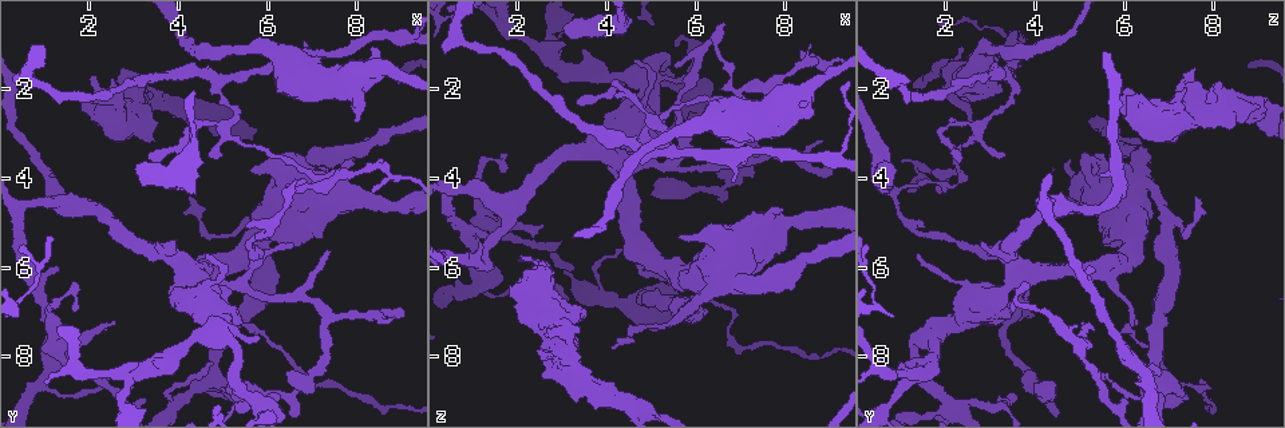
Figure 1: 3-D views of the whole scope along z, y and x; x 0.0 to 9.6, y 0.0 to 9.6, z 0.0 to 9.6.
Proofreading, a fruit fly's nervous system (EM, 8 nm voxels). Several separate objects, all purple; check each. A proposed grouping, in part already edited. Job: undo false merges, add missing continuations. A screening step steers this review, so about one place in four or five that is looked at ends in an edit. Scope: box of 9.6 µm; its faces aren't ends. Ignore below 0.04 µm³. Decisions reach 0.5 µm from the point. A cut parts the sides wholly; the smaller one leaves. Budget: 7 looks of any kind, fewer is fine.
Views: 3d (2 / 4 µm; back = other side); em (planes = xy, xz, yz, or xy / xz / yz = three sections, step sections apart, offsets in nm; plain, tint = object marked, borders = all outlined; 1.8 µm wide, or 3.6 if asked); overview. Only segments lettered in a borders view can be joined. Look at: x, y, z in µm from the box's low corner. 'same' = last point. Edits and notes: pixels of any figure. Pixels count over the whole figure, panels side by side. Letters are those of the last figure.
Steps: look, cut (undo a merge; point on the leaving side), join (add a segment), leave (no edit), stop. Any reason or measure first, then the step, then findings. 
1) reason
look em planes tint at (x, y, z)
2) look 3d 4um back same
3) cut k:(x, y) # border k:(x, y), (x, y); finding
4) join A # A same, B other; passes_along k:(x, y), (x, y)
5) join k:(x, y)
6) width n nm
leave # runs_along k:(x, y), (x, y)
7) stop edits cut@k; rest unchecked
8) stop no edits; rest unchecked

look em planes tint at (4.05, 4.70, 7.70)

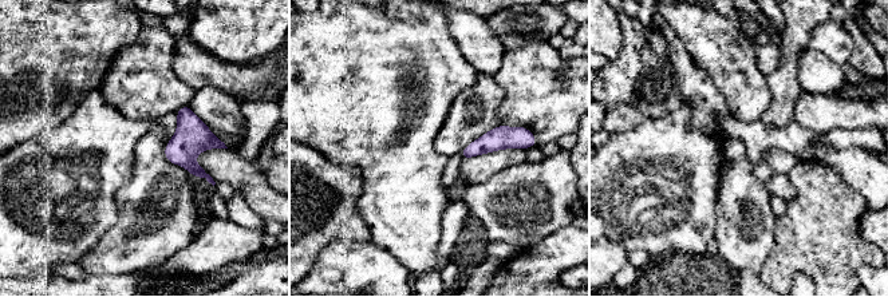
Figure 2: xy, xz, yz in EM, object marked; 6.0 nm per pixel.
see the neighbours
look em planes borders same

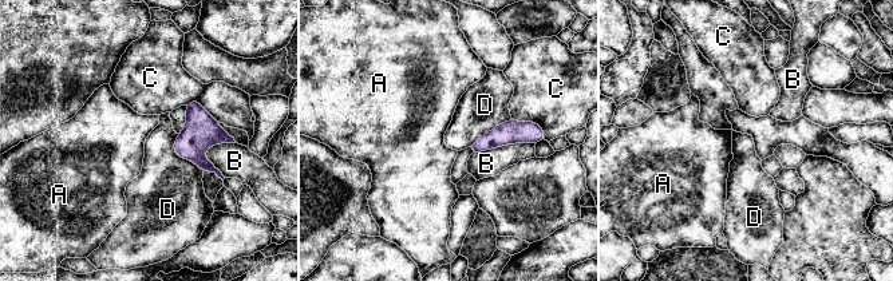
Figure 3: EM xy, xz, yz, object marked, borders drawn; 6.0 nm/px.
leave # A other, B other, C other, D other; border 3:(178, 134), (174, 151), (202, 171); none of them fits

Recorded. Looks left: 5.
calibre changes
look em 3.6um planes borders at (2.50, 2.40, 6.25)

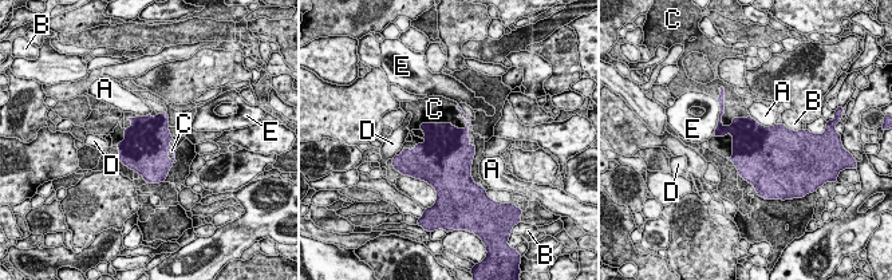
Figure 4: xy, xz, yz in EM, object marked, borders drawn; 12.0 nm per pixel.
join C # A other, B other, C same, D other, E other; it goes on there

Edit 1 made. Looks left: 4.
look overview

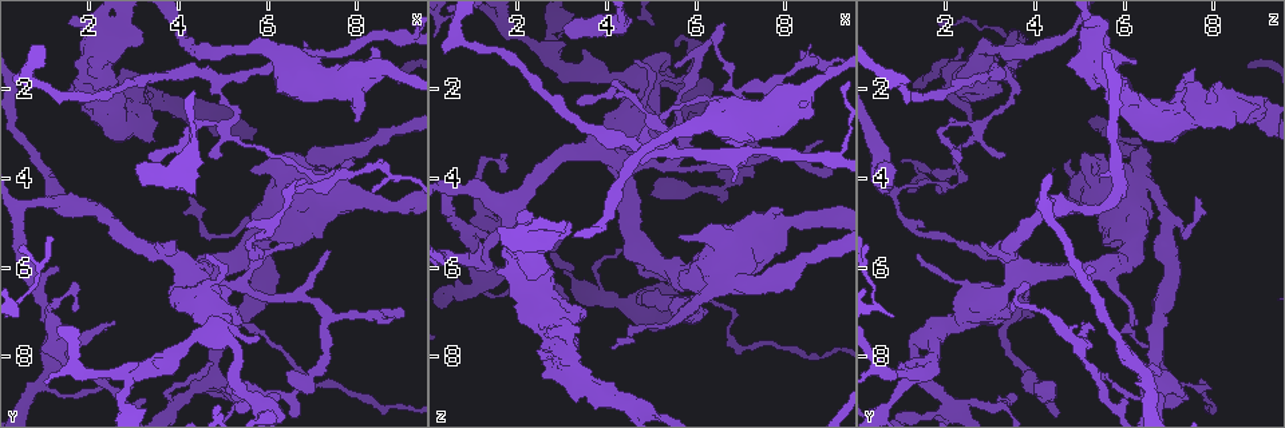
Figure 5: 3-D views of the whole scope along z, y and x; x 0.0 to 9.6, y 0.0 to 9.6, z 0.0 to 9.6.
sudden change in width
look em xy step 8 borders at (4.65, 2.55, 9.15)

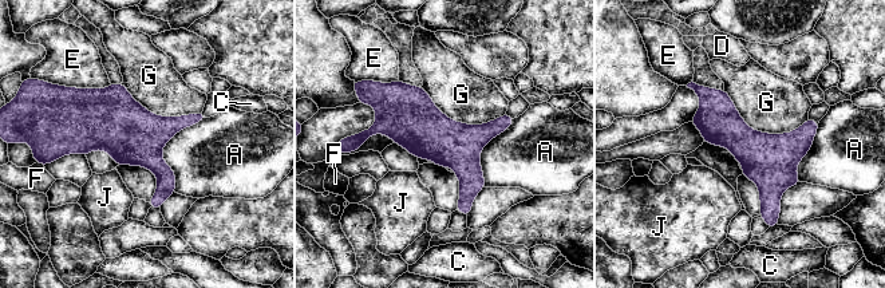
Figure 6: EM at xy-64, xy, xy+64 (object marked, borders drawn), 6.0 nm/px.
longest_contact G 550 nm
leave # A other, C other, D other, E other, F other, G other, J other; runs_along 6:(698, 89), (770, 169), (774, 217); one cell here

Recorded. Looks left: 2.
stop edits join@4; rest unchecked

